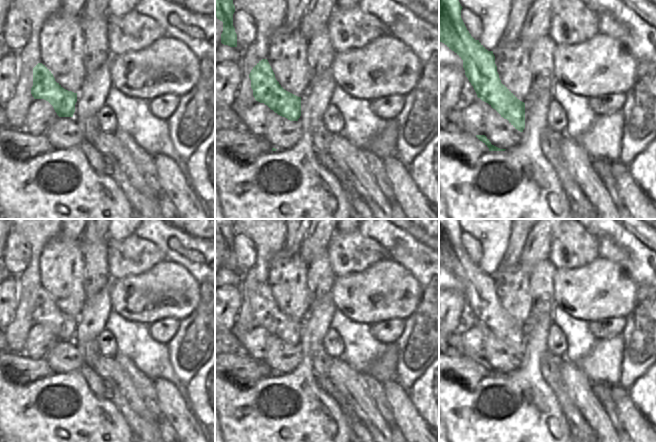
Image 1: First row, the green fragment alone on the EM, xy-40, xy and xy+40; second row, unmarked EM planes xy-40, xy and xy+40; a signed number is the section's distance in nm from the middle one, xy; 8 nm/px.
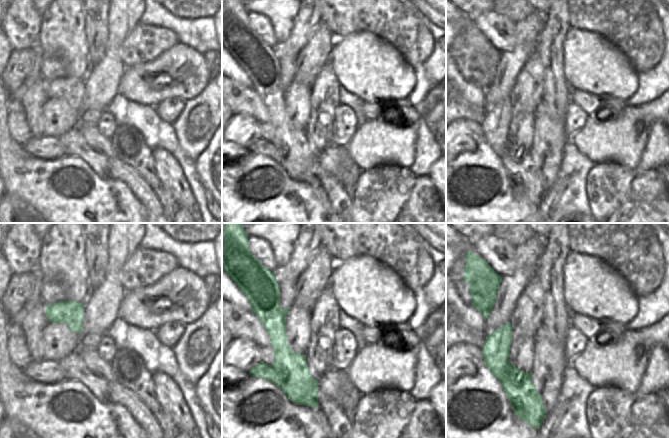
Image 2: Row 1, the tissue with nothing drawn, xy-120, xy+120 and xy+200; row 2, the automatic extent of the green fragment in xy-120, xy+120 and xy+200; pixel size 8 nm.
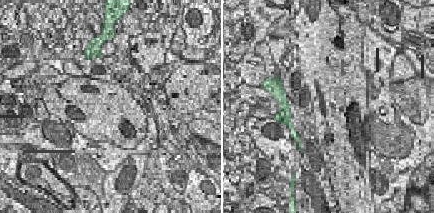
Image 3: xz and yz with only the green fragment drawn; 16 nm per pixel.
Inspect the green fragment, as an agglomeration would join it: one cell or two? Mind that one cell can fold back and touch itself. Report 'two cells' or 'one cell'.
two cells

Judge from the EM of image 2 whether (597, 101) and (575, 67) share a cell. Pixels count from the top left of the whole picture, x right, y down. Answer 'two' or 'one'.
two

